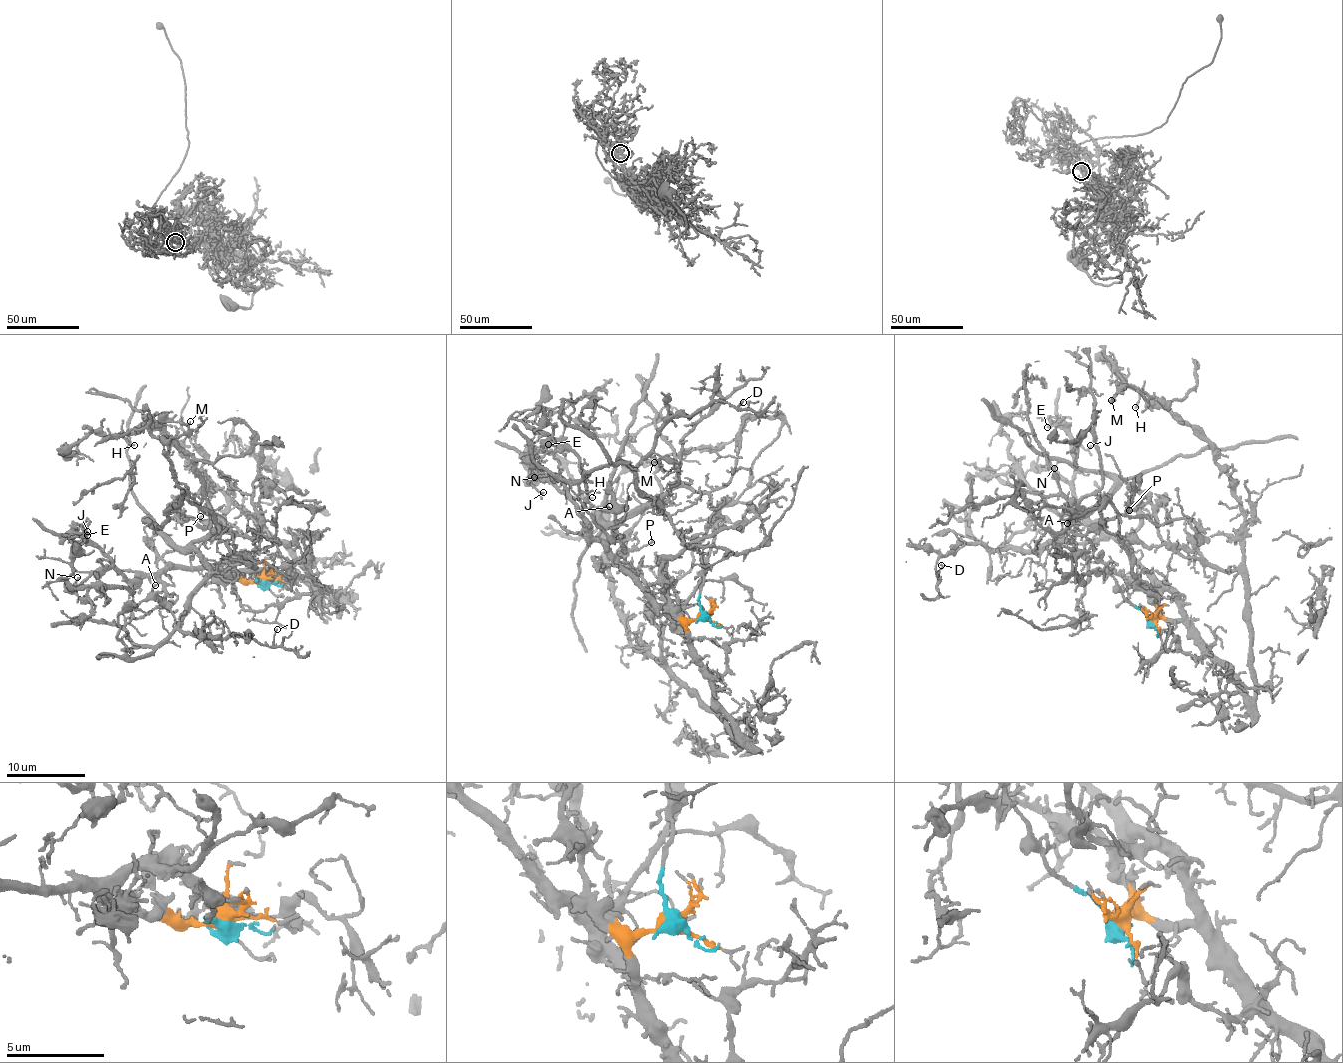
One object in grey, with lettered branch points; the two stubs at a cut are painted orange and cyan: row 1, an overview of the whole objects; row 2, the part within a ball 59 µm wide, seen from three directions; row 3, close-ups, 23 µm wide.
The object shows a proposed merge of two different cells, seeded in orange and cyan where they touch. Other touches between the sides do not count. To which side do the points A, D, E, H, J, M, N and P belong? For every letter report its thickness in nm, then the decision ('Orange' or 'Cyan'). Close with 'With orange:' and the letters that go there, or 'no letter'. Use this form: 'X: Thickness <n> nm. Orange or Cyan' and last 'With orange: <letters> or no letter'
A: Thickness 160 nm. Orange
D: Thickness 100 nm. Cyan
E: Thickness 110 nm. Orange
H: Thickness 120 nm. Orange
J: Thickness 100 nm. Orange
M: Thickness 140 nm. Orange
N: Thickness 120 nm. Orange
P: Thickness 140 nm. Orange
With orange: A, E, H, J, M, N, P

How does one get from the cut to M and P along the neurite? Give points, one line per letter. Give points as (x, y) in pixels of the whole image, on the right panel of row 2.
M: (1152, 620), (1187, 621), (1254, 694), (1245, 517), (1231, 481), (1163, 402), (1130, 385), (1112, 400)
P: (1152, 620), (1181, 619), (1183, 610), (1131, 543), (1160, 546), (1172, 525), (1163, 502), (1128, 509)

